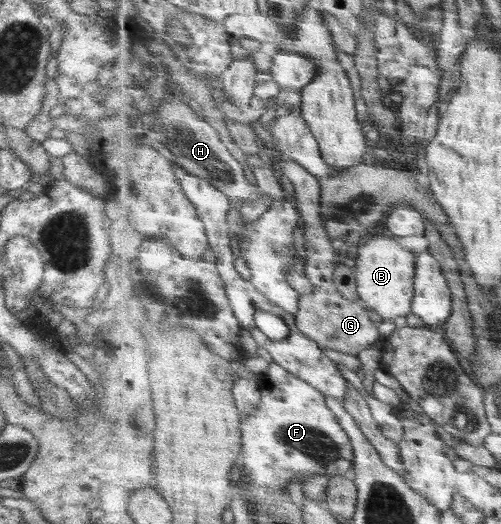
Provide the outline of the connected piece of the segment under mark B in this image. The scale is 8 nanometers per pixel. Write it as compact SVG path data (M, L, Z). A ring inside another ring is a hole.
M376 231L360 246L359 257L353 264L357 275L359 297L384 320L395 320L413 313L415 279L418 275L417 253L400 246L389 232Z

